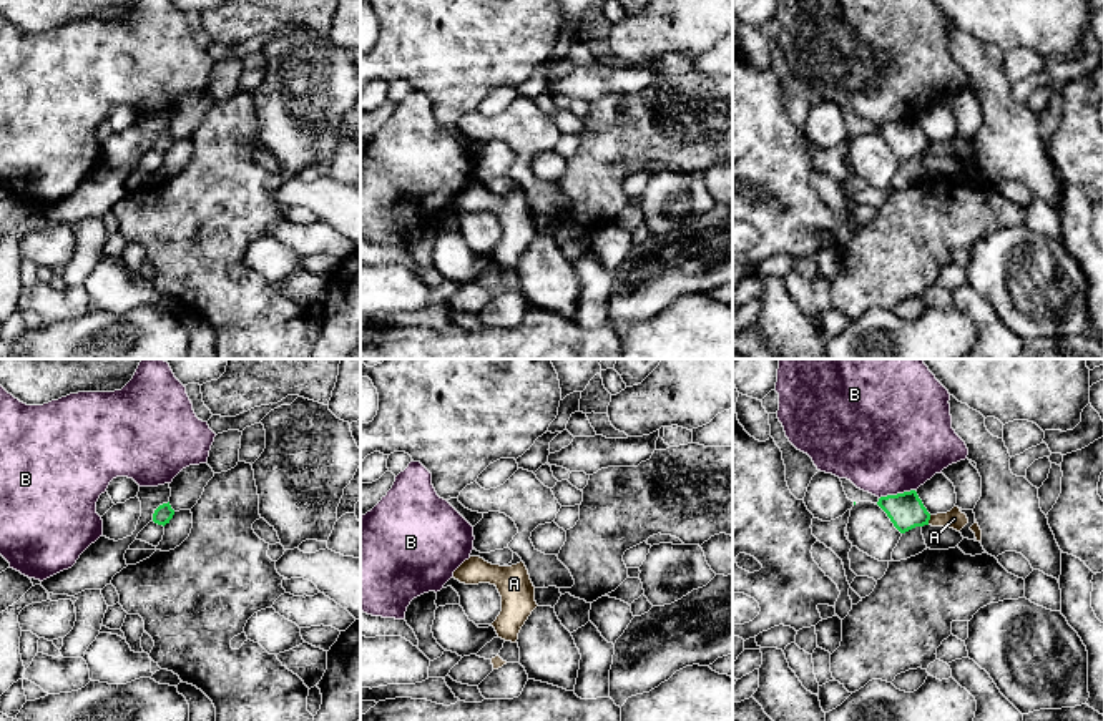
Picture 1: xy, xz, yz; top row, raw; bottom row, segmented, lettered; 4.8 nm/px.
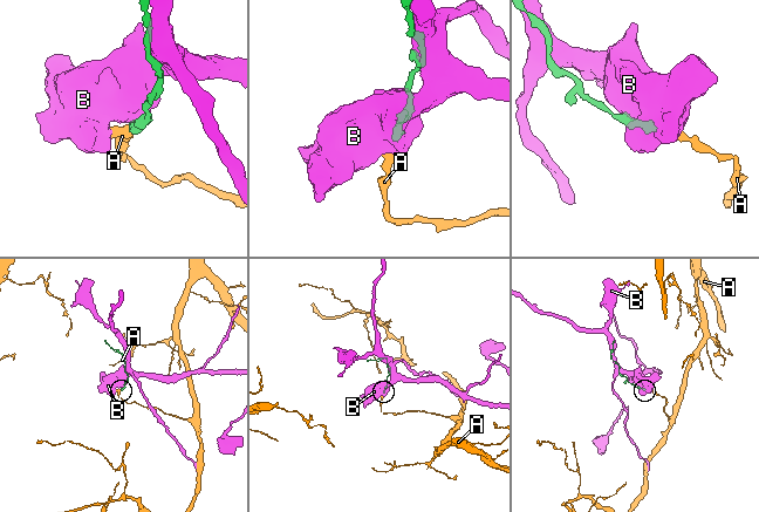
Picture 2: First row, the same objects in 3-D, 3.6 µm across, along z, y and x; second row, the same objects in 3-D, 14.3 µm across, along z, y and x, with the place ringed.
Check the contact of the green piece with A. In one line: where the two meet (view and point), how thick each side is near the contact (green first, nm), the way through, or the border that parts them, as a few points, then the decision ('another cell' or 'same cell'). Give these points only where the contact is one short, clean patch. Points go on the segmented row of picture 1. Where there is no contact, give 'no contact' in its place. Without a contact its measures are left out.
yz (929, 519) | 180/90 nm | across yz (906, 510), (929, 519), (954, 519) | same cell

